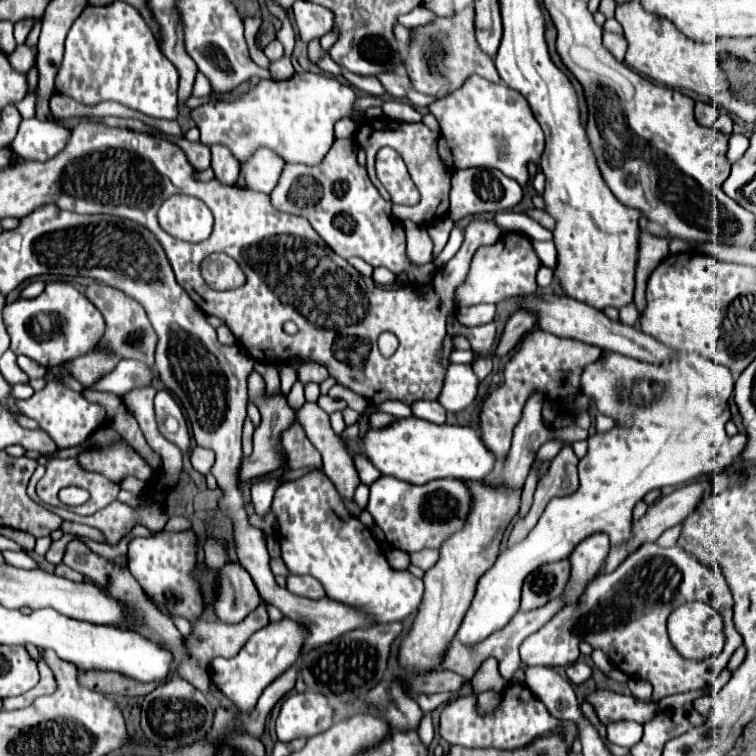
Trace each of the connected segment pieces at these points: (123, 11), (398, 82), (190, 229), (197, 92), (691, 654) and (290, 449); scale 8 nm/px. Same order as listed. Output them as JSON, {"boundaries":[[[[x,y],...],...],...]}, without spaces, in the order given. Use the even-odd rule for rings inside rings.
{"boundaries":[[[[115,1],[107,7],[87,5],[73,21],[55,89],[83,105],[117,101],[153,119],[177,119],[177,81],[175,65],[161,53],[139,11]]],[[[387,71],[387,73],[379,73],[377,75],[377,79],[381,81],[381,85],[385,87],[385,91],[391,95],[391,97],[405,97],[407,95],[407,91],[411,89],[411,81],[409,81],[409,77],[407,75],[397,75],[397,73],[391,73],[391,71]]],[[[187,195],[169,197],[159,209],[159,223],[169,235],[189,243],[201,243],[213,229],[213,217],[207,205]]],[[[199,71],[199,73],[197,73],[197,79],[195,79],[195,85],[193,85],[193,95],[195,95],[195,97],[207,97],[209,93],[211,93],[209,81],[207,81],[207,77]]],[[[687,603],[669,615],[669,637],[687,659],[703,659],[719,653],[725,643],[721,613],[709,605]]],[[[297,419],[293,421],[293,425],[289,429],[285,429],[281,433],[281,443],[289,455],[289,469],[299,469],[299,467],[321,469],[321,455],[311,445],[311,441],[307,439],[307,435]]]]}

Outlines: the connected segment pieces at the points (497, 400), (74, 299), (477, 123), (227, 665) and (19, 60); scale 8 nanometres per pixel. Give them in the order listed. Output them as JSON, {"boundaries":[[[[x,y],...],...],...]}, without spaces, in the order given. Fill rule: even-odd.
{"boundaries":[[[[533,329],[521,339],[517,353],[505,363],[503,385],[499,385],[495,391],[491,391],[485,397],[481,405],[481,415],[479,415],[481,441],[495,455],[497,463],[503,463],[507,459],[507,453],[511,447],[511,435],[515,425],[521,419],[527,399],[533,393],[541,393],[543,399],[555,405],[559,415],[569,413],[571,405],[581,393],[579,377],[583,369],[589,363],[595,363],[599,355],[601,355],[599,347],[587,345],[583,341],[573,341],[573,339],[557,339],[557,335],[545,333],[541,329]]],[[[63,281],[47,283],[45,291],[35,299],[17,299],[7,305],[3,321],[11,337],[9,349],[15,355],[25,355],[37,361],[45,369],[59,367],[93,351],[105,333],[105,321],[99,309],[95,309],[95,305],[91,305],[91,301],[73,285]]],[[[471,75],[463,87],[429,105],[429,113],[439,121],[441,137],[437,153],[449,171],[469,167],[491,167],[515,179],[521,187],[529,185],[529,163],[539,163],[545,137],[531,117],[531,109],[521,93],[505,83],[491,83],[479,75]]],[[[283,617],[281,621],[269,623],[257,633],[253,633],[233,659],[213,659],[209,665],[209,677],[235,703],[235,707],[239,707],[239,711],[247,713],[255,707],[263,689],[279,675],[283,675],[289,667],[295,665],[305,645],[303,643],[305,639],[307,639],[307,627]]],[[[17,45],[17,49],[13,53],[7,55],[7,59],[11,61],[11,67],[19,73],[27,73],[27,69],[31,69],[31,65],[35,63],[35,47],[27,47],[27,45]]]]}

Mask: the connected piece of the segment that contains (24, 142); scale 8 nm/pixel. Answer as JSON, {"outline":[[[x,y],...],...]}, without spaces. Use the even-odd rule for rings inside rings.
{"outline":[[[36,118],[23,119],[17,131],[17,137],[11,143],[13,153],[21,155],[23,159],[31,159],[31,161],[47,161],[47,157],[55,157],[69,141],[69,131],[54,125],[51,121],[39,121]]]}

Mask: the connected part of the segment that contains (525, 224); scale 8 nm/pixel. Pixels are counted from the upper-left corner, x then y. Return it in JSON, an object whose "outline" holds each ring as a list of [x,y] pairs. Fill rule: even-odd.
{"outline":[[[501,211],[495,215],[497,225],[501,225],[503,229],[509,231],[521,231],[525,235],[529,235],[535,241],[551,241],[553,233],[545,227],[541,227],[537,221],[533,221],[529,215],[525,213],[515,213],[515,211]]]}

